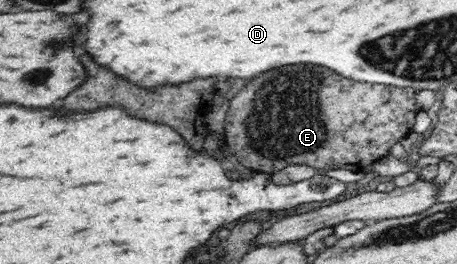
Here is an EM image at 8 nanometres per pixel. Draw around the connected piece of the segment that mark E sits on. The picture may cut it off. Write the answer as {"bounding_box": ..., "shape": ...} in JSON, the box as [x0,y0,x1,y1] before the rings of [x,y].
{"bounding_box":[224,64,418,172],"shape":[[[297,64],[297,66],[283,66],[283,68],[275,68],[265,72],[259,78],[253,78],[241,92],[235,94],[235,98],[231,98],[231,106],[227,110],[227,118],[225,118],[225,134],[224,140],[228,150],[235,155],[235,158],[245,168],[249,168],[254,172],[275,172],[289,166],[290,164],[309,165],[315,169],[321,170],[341,170],[349,169],[353,172],[367,170],[367,167],[379,158],[389,155],[389,149],[393,144],[399,142],[404,136],[408,136],[413,130],[415,124],[415,115],[418,113],[418,104],[414,98],[416,90],[411,87],[397,87],[388,84],[377,83],[361,83],[353,82],[353,80],[345,80],[343,76],[337,76],[333,70],[329,68],[321,68],[321,66],[313,66],[313,64]]]}

